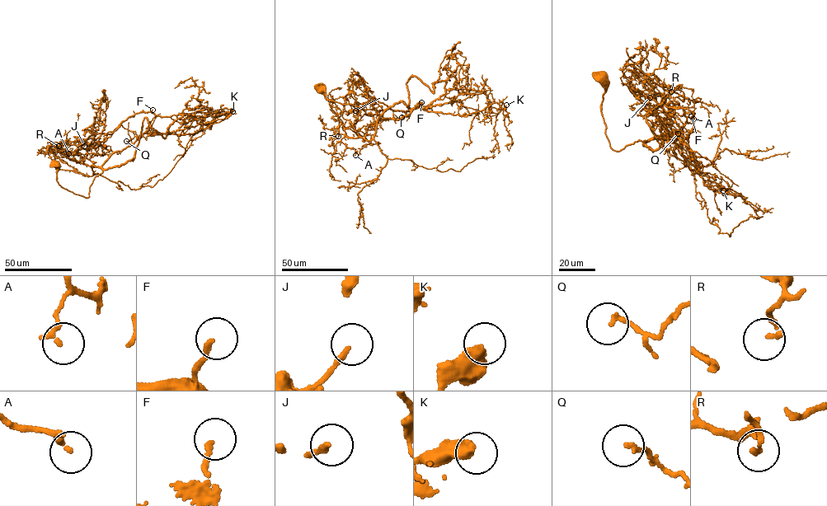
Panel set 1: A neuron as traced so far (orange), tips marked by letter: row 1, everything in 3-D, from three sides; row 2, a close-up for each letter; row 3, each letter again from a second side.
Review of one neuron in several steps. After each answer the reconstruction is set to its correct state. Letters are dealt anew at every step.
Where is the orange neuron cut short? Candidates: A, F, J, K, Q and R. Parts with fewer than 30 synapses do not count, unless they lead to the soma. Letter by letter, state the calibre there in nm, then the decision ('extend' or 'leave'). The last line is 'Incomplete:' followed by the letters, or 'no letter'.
A: 160 nm | leave
F: 170 nm | extend
J: 190 nm | leave
K: 500 nm | leave
Q: 130 nm | leave
R: 170 nm | leave
Incomplete: F

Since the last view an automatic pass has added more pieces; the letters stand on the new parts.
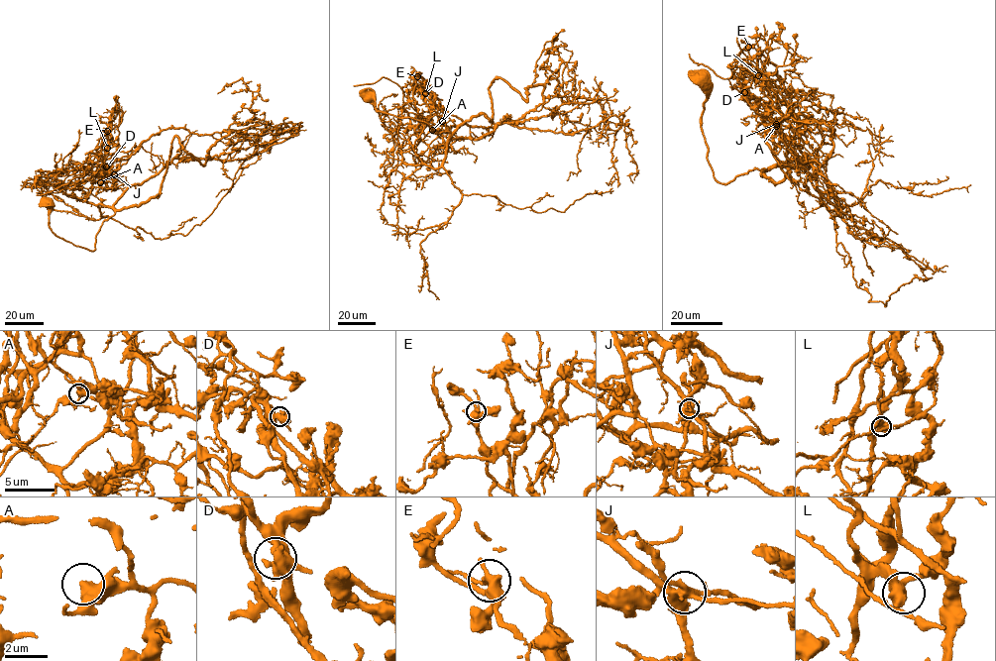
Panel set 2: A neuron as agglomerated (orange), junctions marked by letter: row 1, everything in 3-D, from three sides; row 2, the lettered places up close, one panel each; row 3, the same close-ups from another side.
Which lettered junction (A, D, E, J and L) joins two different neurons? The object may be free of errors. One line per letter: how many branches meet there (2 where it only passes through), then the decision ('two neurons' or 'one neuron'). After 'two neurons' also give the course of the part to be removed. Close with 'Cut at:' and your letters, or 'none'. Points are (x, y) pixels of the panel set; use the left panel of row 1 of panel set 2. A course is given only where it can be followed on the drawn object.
A: branches 1; one neuron
D: branches 4; one neuron
E: branches 5; one neuron
J: branches 6; two neurons; course (114, 174), (86, 170), (84, 162), (92, 169), (83, 182), (93, 176), (104, 180), (112, 110)
L: branches 3; one neuron
Cut at: J

